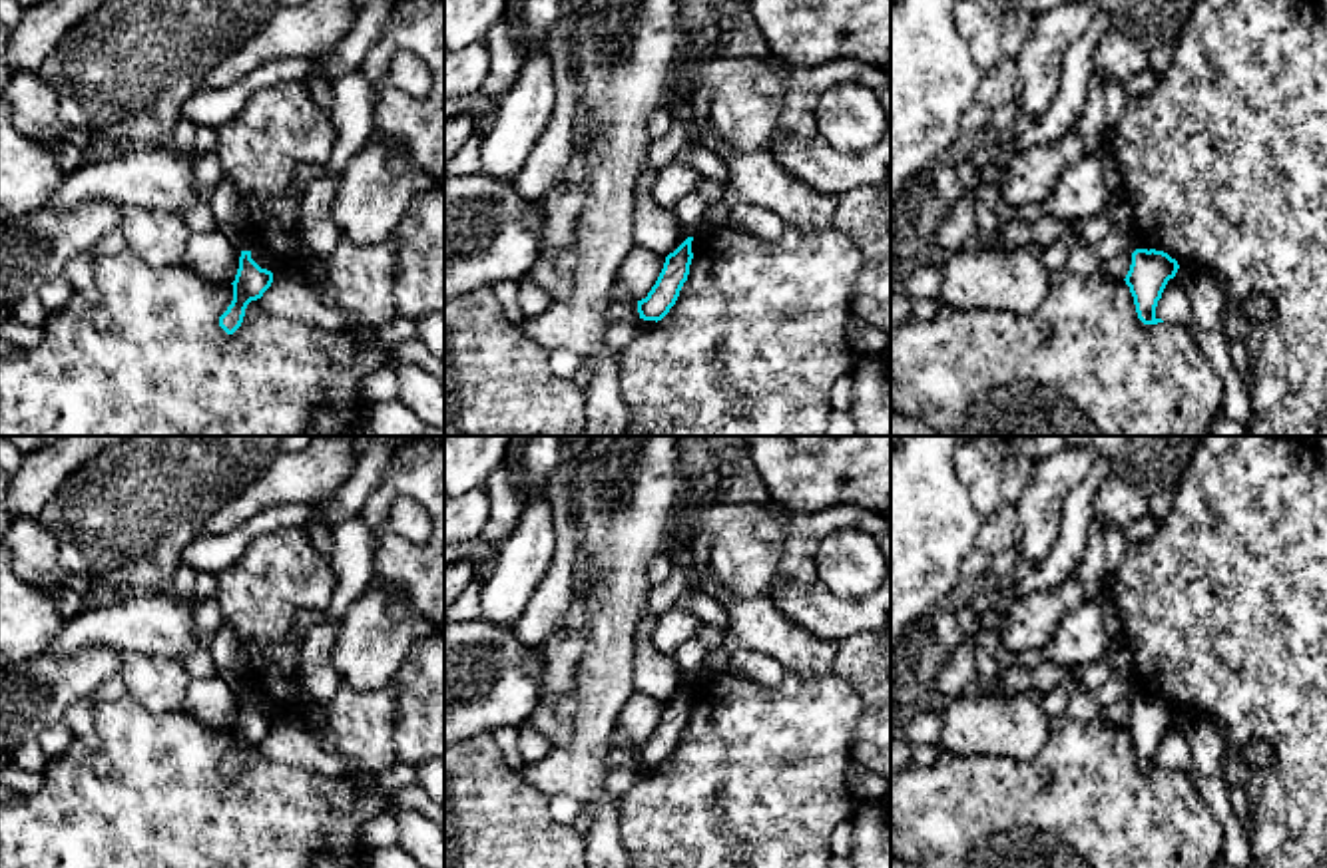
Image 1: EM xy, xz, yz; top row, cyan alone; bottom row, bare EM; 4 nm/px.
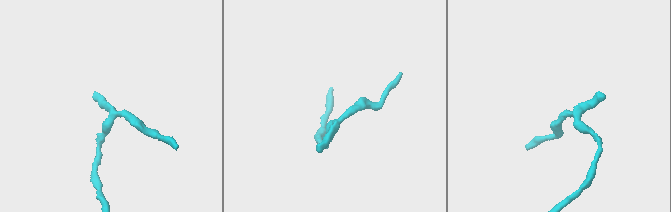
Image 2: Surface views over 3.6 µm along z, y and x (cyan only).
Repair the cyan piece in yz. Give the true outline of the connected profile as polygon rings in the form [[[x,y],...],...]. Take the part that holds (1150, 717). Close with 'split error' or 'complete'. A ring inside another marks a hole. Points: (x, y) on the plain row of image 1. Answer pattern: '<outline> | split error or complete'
[[[1136,695],[1132,699],[1132,711],[1124,727],[1130,733],[1138,764],[1144,770],[1164,768],[1156,762],[1156,753],[1168,727],[1176,723],[1178,715],[1178,707],[1164,697]]] | complete

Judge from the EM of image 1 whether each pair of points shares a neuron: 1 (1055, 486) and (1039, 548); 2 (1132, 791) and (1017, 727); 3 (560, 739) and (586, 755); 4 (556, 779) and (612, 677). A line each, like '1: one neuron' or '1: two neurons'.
1: one neuron
2: two neurons
3: two neurons
4: one neuron

